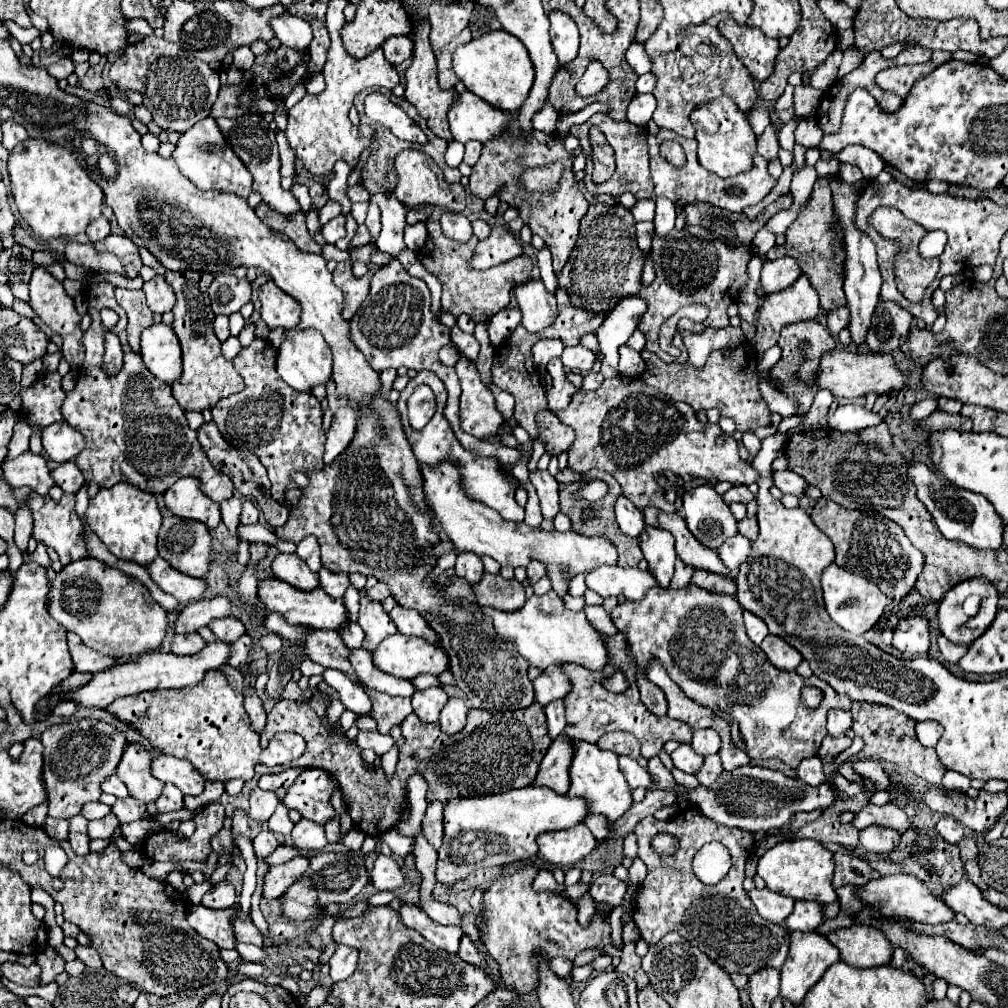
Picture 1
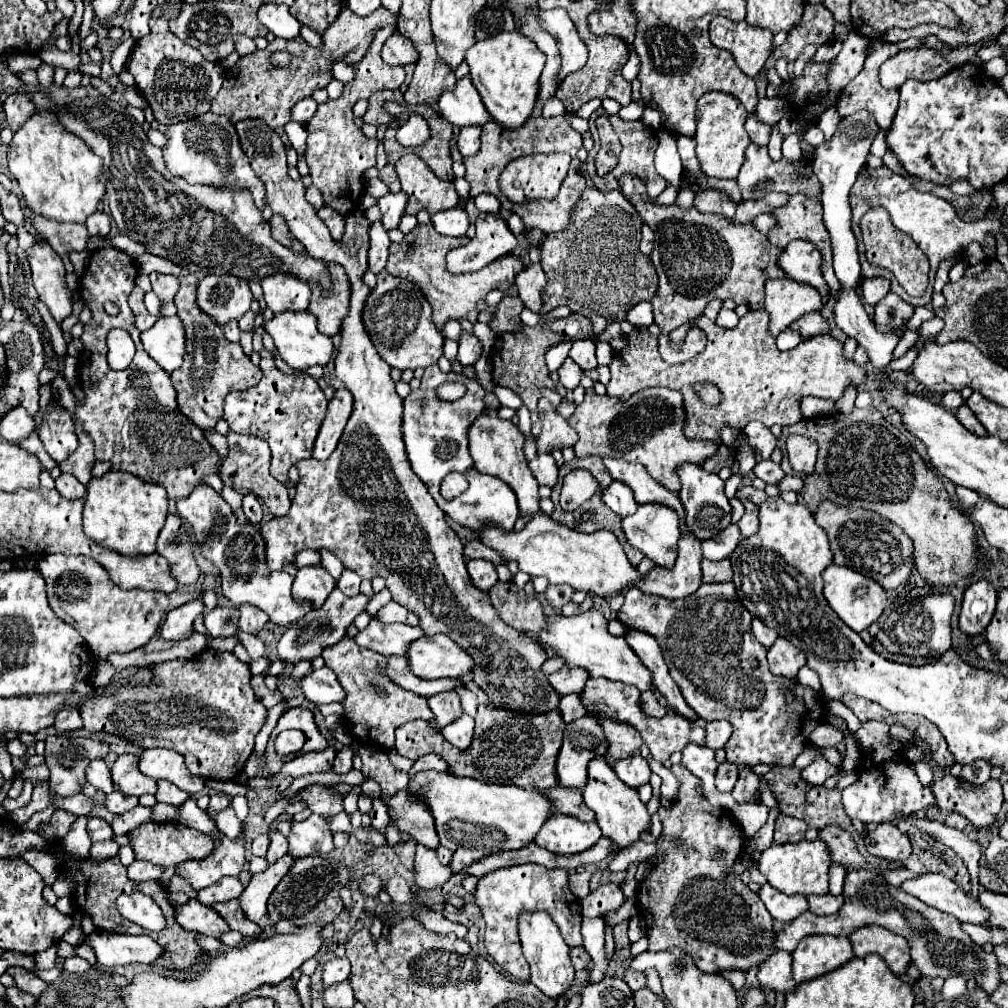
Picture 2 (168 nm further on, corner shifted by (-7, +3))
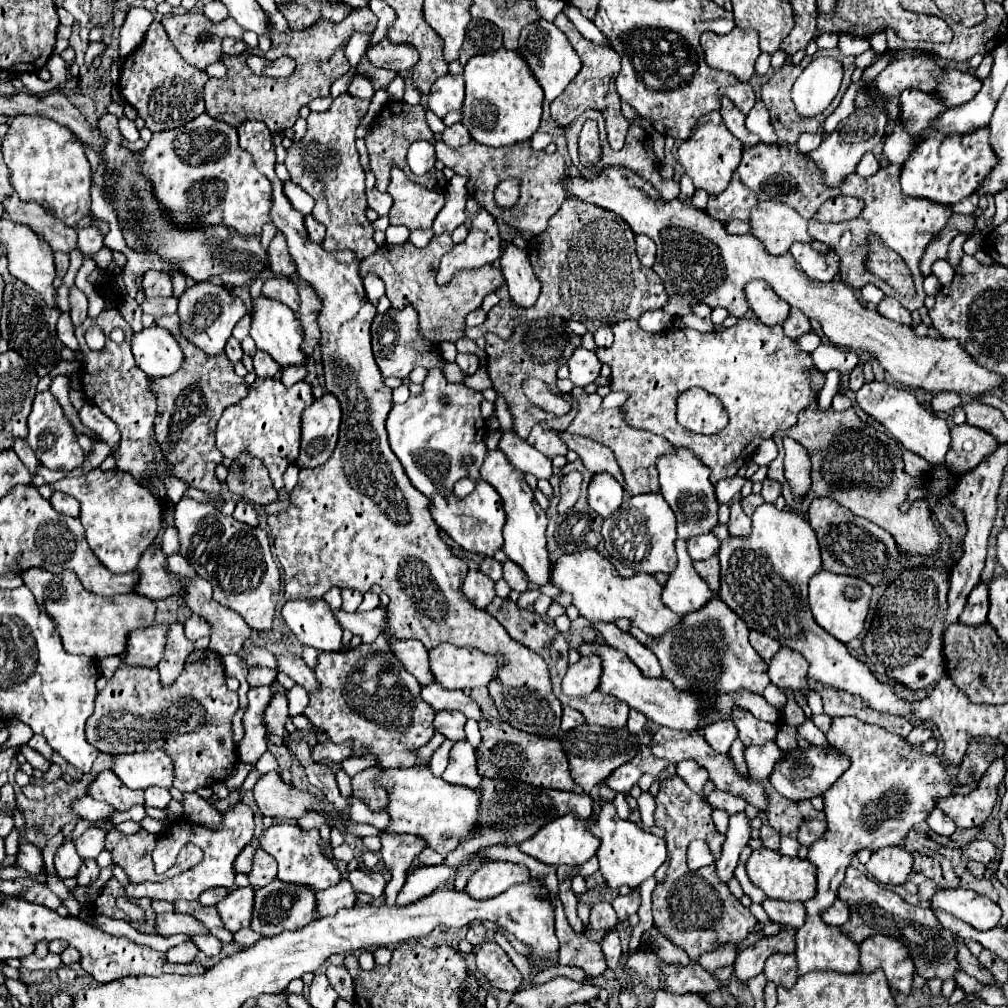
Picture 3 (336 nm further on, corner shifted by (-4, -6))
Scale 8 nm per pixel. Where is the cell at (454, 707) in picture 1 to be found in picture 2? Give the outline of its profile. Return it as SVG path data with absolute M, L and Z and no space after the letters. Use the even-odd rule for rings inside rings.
M464 713L464 717L460 717L460 721L454 721L452 725L442 729L442 735L460 751L470 749L472 737L474 737L474 719L470 715Z

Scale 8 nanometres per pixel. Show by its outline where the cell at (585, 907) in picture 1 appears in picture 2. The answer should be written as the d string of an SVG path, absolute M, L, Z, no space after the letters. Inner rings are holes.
M582 919L582 937L584 949L594 961L594 967L590 971L590 983L602 981L608 967L608 957L604 953L604 919Z

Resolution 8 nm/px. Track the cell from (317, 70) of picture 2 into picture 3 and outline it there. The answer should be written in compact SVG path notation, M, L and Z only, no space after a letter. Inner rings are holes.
M369 8L351 10L351 14L335 24L321 20L309 30L291 30L289 34L273 32L273 46L267 54L267 60L277 60L281 56L291 56L297 62L295 72L287 80L273 80L257 76L247 66L249 52L243 52L239 56L223 56L221 60L227 66L227 76L217 80L209 78L205 84L205 106L207 114L211 118L219 118L221 122L227 122L229 126L237 128L241 122L247 120L261 120L267 124L271 132L283 132L293 128L295 120L299 118L299 108L307 106L311 100L319 96L329 96L329 88L335 80L345 76L349 72L349 60L345 58L345 46L349 44L349 38L357 32L373 34L377 24L375 14Z

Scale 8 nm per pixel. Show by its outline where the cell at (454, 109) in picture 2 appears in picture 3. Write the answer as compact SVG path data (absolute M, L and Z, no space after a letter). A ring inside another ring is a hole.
M443 76L435 80L429 92L429 110L437 118L445 118L449 112L457 110L461 112L465 100L465 86L463 86L463 76Z

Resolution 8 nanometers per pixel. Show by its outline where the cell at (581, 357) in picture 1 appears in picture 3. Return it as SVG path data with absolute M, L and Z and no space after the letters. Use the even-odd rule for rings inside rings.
M583 346L577 348L573 352L573 356L569 358L569 372L571 372L571 382L575 386L585 386L597 380L599 370L601 370L601 362L595 356L595 352L585 350Z

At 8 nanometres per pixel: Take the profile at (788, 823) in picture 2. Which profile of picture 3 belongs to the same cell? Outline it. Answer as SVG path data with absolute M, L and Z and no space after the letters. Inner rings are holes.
M763 824L759 832L761 832L761 842L763 842L763 846L773 848L773 850L779 848L779 838L781 838L781 832L779 832L779 830L775 830L775 828L769 826L769 824Z

